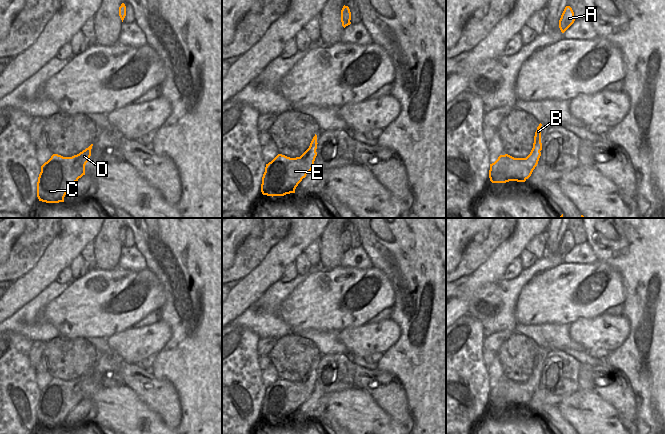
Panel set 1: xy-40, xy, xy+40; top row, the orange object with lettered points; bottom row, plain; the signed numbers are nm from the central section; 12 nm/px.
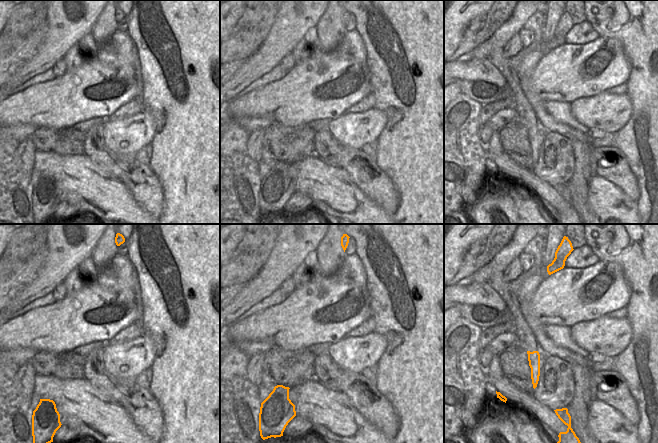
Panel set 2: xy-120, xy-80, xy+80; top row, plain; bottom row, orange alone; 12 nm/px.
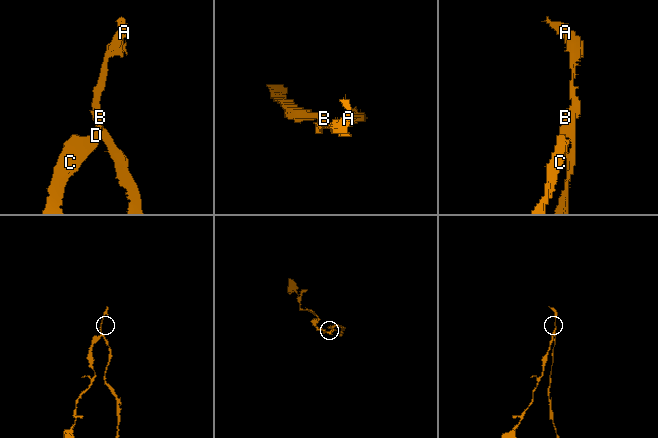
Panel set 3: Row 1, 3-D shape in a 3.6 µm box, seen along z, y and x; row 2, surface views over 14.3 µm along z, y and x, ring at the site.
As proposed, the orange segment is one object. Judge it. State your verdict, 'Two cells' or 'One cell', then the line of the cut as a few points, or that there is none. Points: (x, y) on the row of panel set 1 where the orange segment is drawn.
Two cells. Split along xy+40 (537, 138), (540, 150)

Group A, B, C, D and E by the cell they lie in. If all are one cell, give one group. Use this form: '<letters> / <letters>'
A B / C D E

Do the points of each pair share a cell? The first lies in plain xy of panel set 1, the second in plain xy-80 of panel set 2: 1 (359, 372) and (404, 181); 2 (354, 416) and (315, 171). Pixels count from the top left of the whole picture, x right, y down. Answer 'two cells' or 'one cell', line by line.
1: two cells
2: one cell

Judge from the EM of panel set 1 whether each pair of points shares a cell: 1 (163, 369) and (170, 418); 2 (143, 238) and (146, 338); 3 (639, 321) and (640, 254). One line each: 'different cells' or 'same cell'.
1: different cells
2: different cells
3: same cell

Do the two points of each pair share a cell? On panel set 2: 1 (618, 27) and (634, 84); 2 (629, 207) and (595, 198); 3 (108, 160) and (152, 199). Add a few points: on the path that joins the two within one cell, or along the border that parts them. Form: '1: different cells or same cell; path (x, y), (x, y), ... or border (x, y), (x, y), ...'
1: same cell; path (632, 41), (643, 52), (643, 70)
2: same cell; path (621, 207), (603, 206)
3: same cell; path (120, 167), (131, 174), (144, 187)

